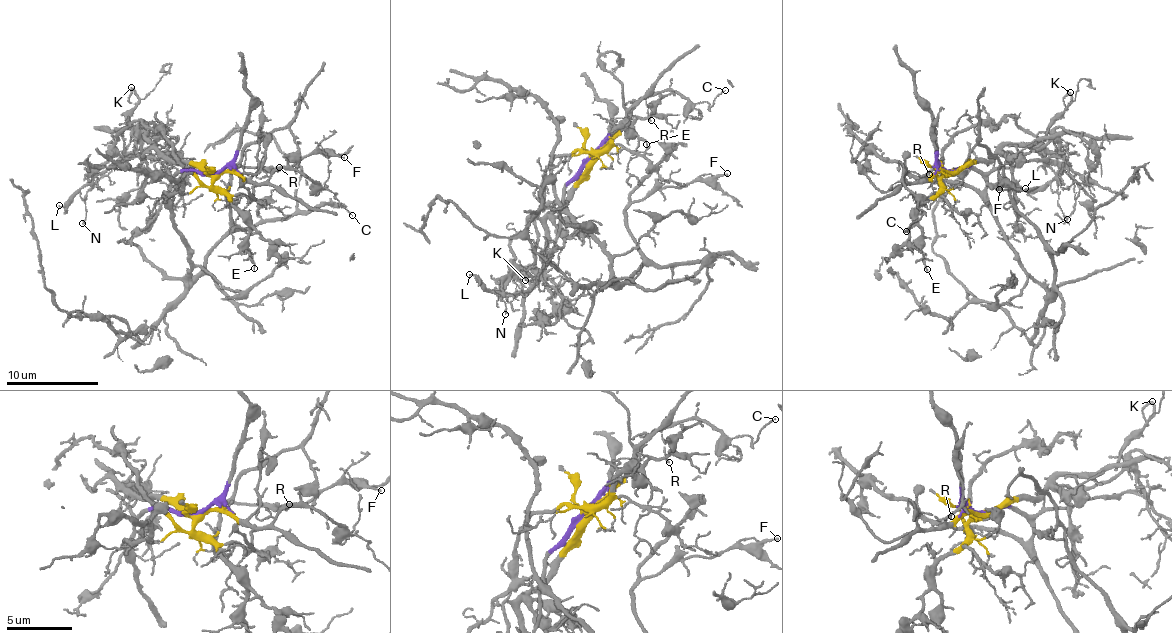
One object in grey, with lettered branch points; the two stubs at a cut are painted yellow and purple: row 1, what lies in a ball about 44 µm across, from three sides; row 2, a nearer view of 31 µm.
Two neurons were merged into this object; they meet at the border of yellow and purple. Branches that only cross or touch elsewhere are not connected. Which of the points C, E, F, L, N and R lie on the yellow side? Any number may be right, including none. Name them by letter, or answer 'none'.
C, E, R

